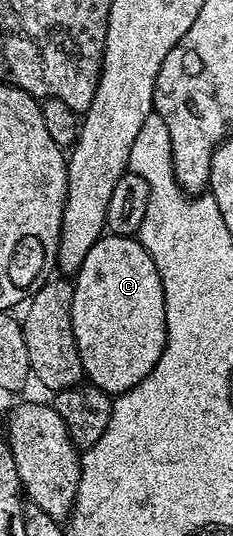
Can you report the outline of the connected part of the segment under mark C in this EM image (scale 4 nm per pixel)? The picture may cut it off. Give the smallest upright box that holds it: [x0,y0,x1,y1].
[71,235,167,395]

